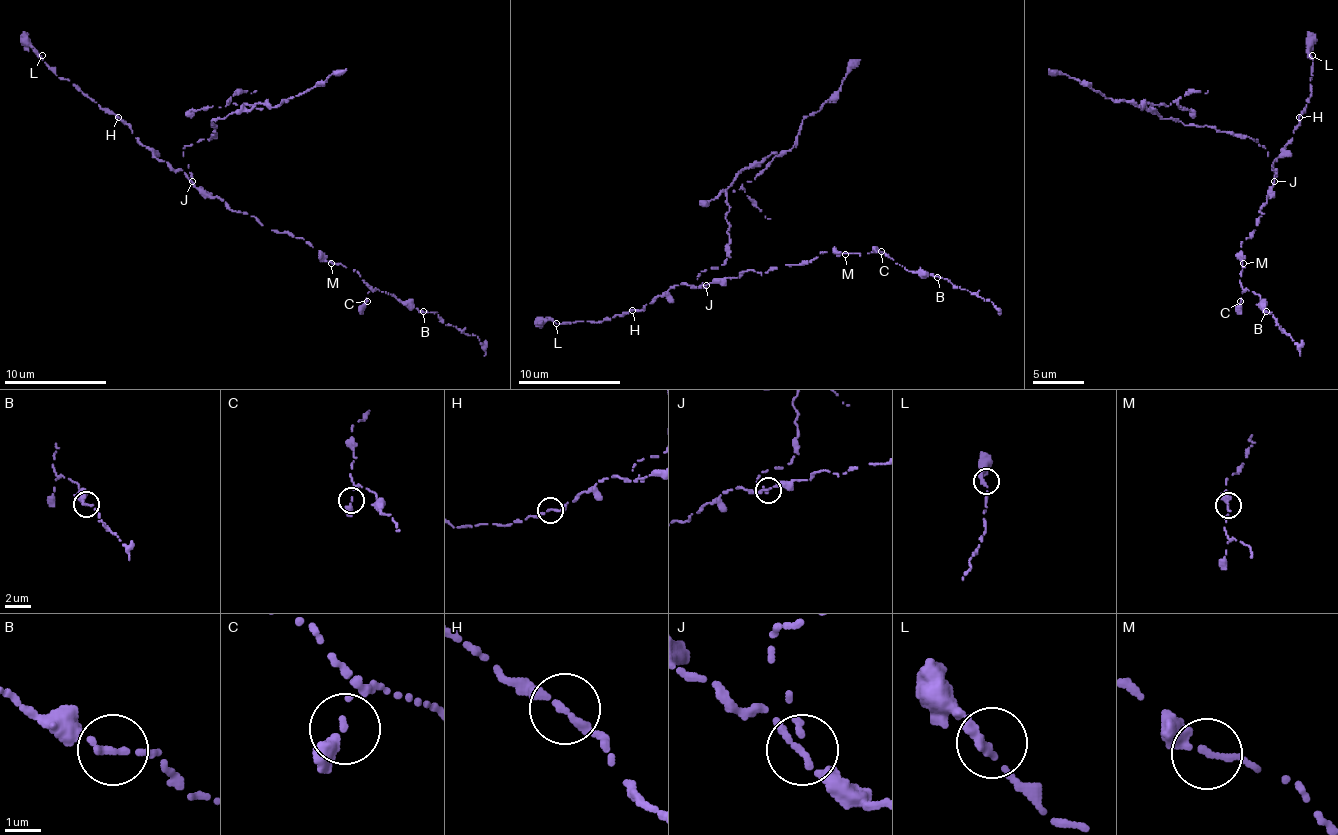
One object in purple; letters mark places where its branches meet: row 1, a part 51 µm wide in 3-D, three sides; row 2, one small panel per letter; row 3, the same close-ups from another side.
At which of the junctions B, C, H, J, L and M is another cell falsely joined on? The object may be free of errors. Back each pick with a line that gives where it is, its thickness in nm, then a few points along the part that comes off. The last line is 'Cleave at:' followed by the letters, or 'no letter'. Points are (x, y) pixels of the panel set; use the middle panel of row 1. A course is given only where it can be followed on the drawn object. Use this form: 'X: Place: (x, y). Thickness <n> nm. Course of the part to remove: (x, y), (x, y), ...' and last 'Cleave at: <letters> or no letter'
J: Place: (706, 285). Thickness 260 nm. Course of the part to remove: (707, 284), (696, 277), (727, 256), (727, 187), (743, 169), (766, 167), (791, 149), (801, 121), (860, 59)
Cleave at: J

